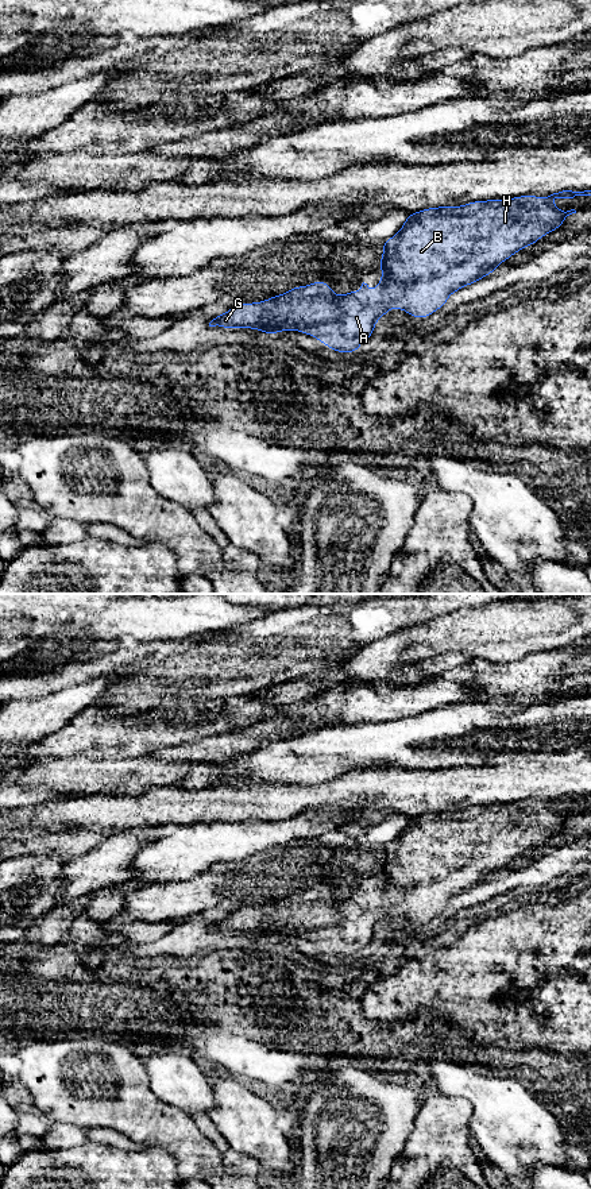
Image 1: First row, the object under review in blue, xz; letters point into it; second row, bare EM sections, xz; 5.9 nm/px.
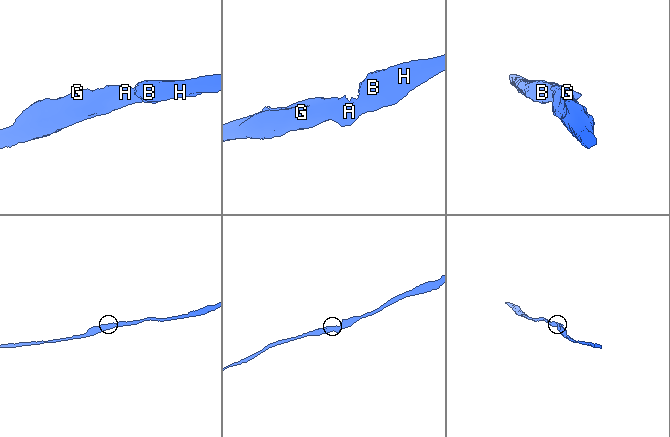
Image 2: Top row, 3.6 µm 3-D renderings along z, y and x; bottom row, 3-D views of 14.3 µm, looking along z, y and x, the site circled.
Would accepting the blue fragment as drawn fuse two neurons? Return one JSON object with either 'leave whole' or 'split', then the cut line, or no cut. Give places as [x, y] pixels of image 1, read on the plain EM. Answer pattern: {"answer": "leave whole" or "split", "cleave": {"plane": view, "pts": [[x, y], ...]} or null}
{"answer": "leave whole", "cleave": null}

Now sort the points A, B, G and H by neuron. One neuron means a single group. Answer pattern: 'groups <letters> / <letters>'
groups A B G H

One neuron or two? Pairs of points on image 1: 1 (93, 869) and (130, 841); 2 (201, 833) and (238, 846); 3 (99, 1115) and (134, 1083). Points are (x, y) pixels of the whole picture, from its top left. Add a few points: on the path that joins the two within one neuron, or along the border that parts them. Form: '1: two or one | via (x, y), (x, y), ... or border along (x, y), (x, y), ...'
1: one | via (103, 867), (120, 849)
2: one | via (211, 841), (228, 841)
3: one | via (108, 1105), (120, 1101), (124, 1092)

